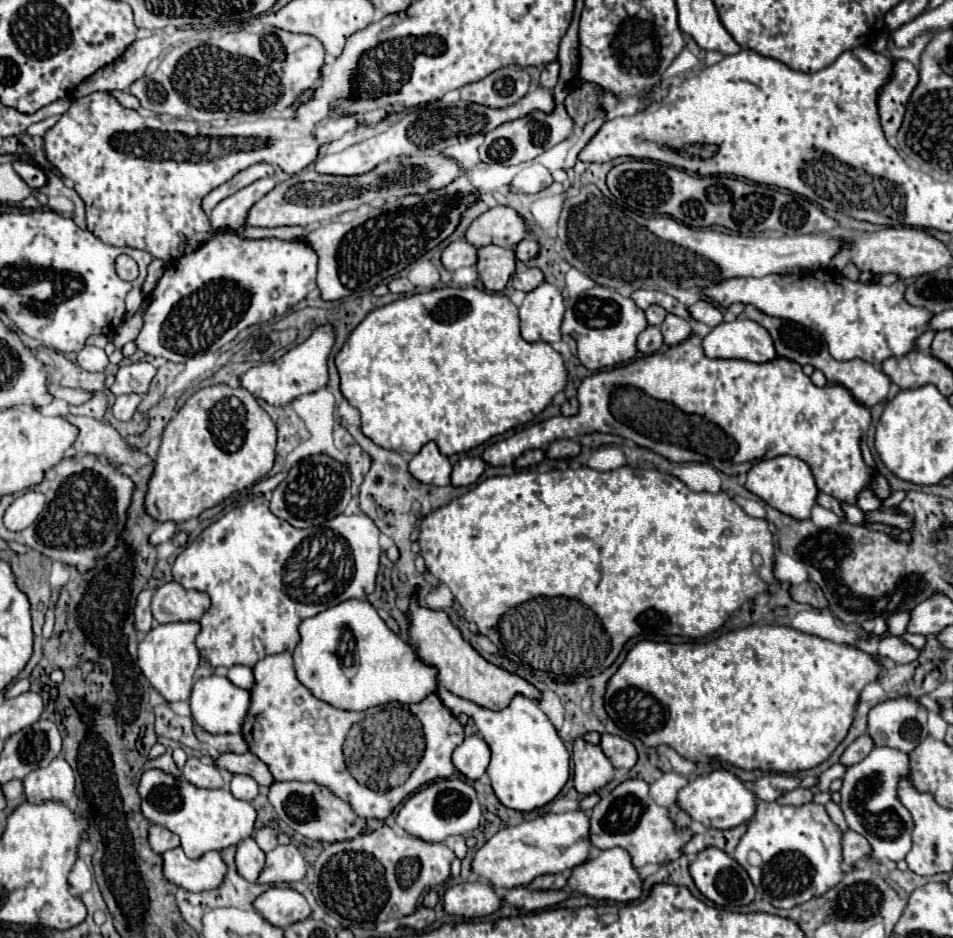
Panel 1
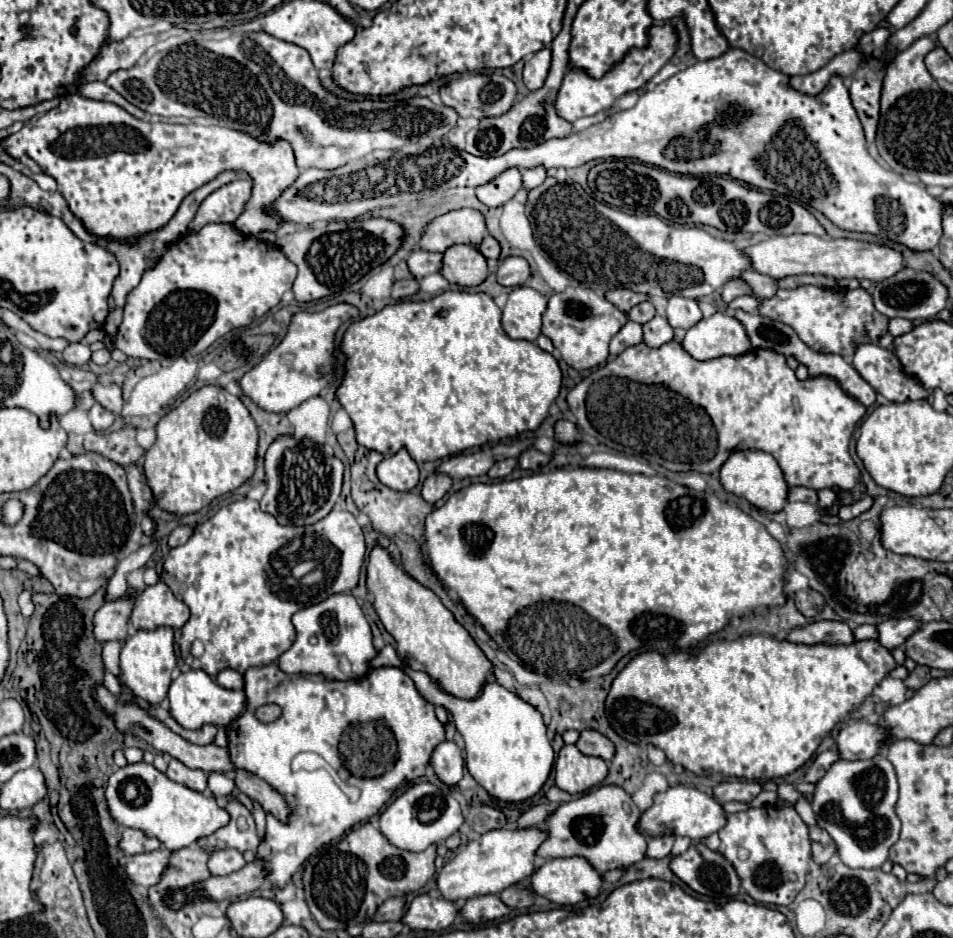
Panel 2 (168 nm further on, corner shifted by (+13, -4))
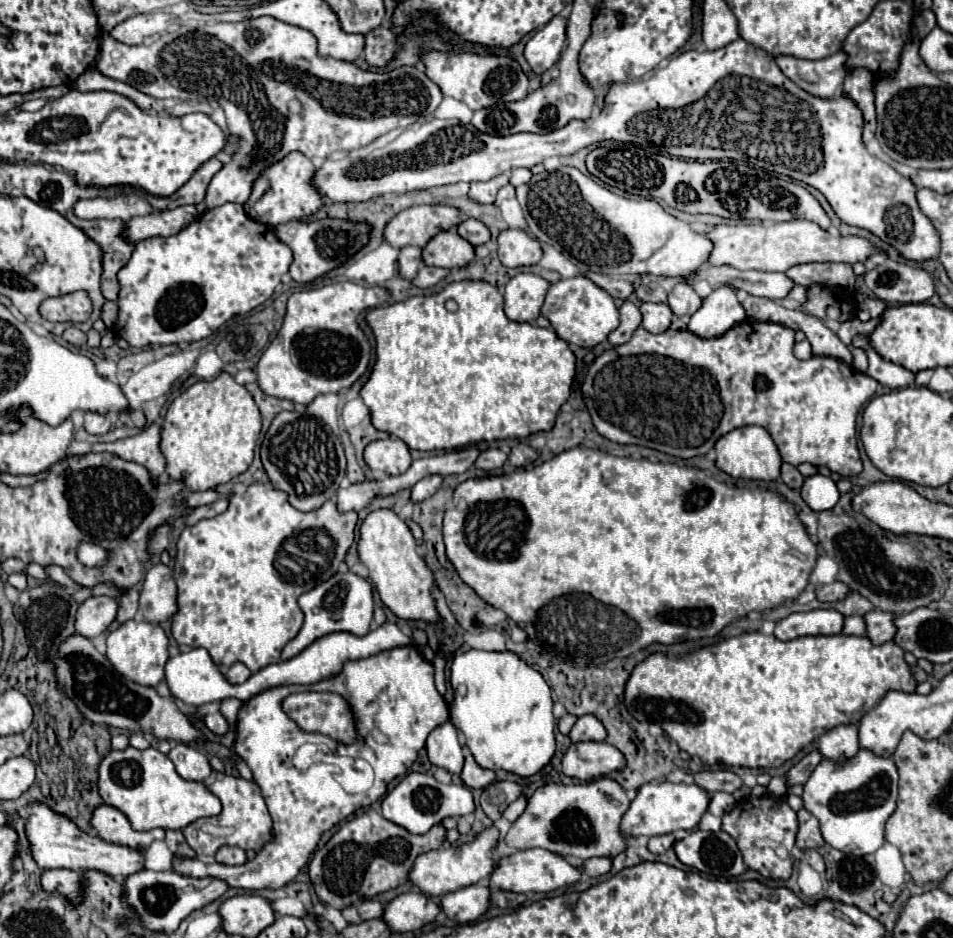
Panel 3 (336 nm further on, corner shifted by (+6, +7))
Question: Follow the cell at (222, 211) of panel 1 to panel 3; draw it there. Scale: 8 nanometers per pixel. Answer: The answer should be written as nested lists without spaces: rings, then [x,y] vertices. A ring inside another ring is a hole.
[[[273,17],[247,19],[241,23],[193,23],[189,27],[181,27],[175,33],[159,37],[149,47],[119,45],[117,41],[111,41],[109,35],[105,35],[101,43],[101,53],[97,57],[97,69],[103,75],[119,79],[155,99],[175,97],[181,101],[197,103],[215,99],[223,107],[227,115],[229,141],[237,143],[239,151],[233,155],[233,161],[223,165],[223,169],[211,179],[207,195],[197,207],[199,213],[223,203],[243,205],[249,199],[251,185],[259,177],[259,173],[291,151],[301,151],[309,159],[327,159],[337,151],[365,147],[393,129],[405,129],[413,125],[425,113],[427,117],[433,115],[443,99],[441,89],[419,67],[399,67],[389,73],[361,71],[353,63],[335,61],[333,57],[319,55],[317,41],[309,31],[295,29],[295,25],[275,21]],[[293,99],[301,103],[301,113],[297,115],[293,115],[287,107],[287,103]]]

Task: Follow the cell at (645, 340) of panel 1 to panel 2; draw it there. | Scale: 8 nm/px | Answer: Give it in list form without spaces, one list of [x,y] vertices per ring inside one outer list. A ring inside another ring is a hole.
[[[628,320],[628,322],[618,330],[618,334],[612,338],[612,342],[610,342],[610,356],[614,358],[614,356],[618,356],[624,348],[634,346],[634,344],[640,344],[640,342],[642,342],[642,326],[636,324],[636,322],[632,322],[632,320]]]

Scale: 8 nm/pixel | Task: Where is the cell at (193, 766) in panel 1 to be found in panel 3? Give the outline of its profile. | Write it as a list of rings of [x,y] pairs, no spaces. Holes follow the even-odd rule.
[[[185,743],[175,745],[169,751],[169,759],[175,763],[177,773],[187,781],[205,781],[211,773],[211,765],[205,753]]]

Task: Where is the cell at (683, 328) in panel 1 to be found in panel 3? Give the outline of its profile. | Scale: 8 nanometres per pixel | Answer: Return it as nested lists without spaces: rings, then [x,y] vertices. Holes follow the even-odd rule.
[[[643,303],[639,309],[641,309],[641,315],[643,315],[641,325],[649,333],[665,333],[671,327],[673,311],[667,303]]]

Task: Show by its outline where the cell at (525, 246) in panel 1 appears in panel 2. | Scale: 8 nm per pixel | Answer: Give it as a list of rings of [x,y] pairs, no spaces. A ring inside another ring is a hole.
[[[484,236],[484,240],[478,244],[478,252],[484,258],[494,258],[496,260],[500,256],[500,246],[498,246],[498,242],[492,236]]]

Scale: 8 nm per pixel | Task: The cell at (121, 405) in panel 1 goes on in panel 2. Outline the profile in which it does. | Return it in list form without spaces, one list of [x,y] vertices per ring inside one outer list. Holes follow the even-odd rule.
[[[100,404],[92,406],[92,408],[90,408],[90,412],[88,412],[88,416],[90,416],[92,428],[94,428],[96,432],[108,430],[108,428],[112,426],[112,422],[114,422],[114,414],[112,414],[112,412],[108,412],[106,408],[102,408]]]

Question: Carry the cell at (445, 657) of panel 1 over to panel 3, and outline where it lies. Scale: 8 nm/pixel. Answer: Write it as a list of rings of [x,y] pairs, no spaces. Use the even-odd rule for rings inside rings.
[[[377,509],[369,513],[361,525],[359,559],[369,569],[369,579],[375,585],[381,601],[405,621],[419,621],[425,625],[437,625],[441,615],[437,601],[431,593],[435,587],[435,575],[427,563],[417,555],[415,539],[409,527],[391,509]]]

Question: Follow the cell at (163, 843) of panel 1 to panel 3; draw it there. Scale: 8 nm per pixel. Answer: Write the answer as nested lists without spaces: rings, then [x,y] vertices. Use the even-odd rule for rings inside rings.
[[[101,805],[99,809],[95,809],[95,817],[91,819],[91,823],[101,839],[109,843],[141,849],[141,851],[145,851],[153,841],[165,839],[163,829],[151,829],[143,833],[135,831],[123,813],[109,805]]]

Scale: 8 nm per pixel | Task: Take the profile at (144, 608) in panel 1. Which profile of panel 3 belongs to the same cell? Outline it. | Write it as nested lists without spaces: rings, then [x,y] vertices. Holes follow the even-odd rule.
[[[91,597],[81,603],[75,629],[79,635],[93,639],[107,631],[107,627],[115,621],[117,615],[117,599],[113,597]]]

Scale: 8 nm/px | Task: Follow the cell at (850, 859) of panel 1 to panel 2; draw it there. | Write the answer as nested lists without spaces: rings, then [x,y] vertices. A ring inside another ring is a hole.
[[[810,826],[810,844],[812,844],[812,860],[816,864],[826,864],[836,854],[834,840],[828,836],[828,832],[824,832],[818,826]]]

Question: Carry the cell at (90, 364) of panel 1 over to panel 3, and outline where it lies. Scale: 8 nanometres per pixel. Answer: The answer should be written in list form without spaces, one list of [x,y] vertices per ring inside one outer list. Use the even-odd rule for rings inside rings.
[[[69,327],[65,333],[63,333],[63,339],[75,347],[83,347],[87,343],[87,335],[83,331],[79,331],[77,327]]]

